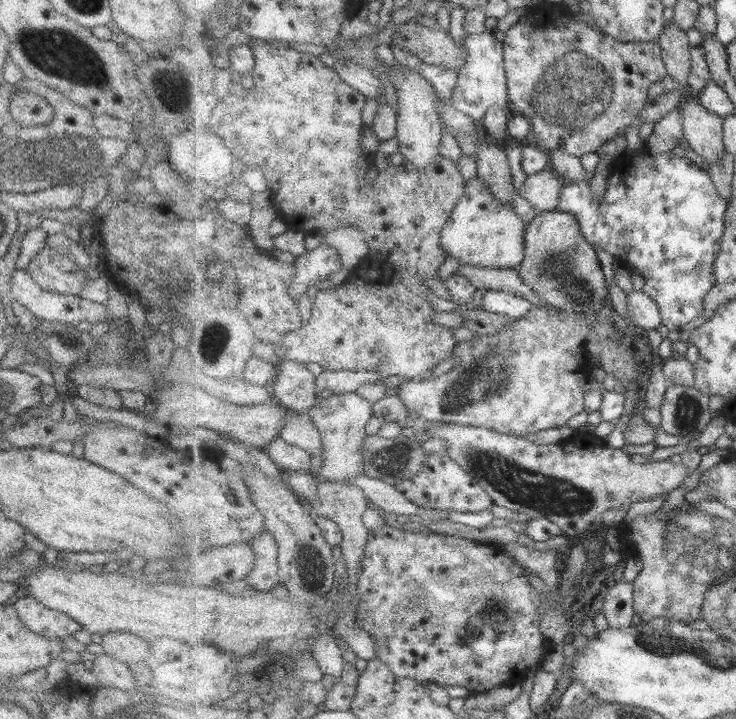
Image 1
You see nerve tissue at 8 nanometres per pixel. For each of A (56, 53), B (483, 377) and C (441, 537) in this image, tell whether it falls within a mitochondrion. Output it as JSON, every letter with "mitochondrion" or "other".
{"A":"mitochondrion","B":"mitochondrion","C":"other"}

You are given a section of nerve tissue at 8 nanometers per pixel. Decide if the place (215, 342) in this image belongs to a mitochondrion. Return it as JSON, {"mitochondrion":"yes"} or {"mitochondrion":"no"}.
{"mitochondrion":"yes"}

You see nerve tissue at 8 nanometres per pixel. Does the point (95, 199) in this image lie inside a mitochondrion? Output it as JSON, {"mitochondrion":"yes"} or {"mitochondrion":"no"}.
{"mitochondrion":"no"}

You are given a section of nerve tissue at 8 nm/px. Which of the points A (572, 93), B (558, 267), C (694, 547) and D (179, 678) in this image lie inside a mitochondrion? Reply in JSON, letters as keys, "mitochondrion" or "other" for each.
{"A":"mitochondrion","B":"mitochondrion","C":"mitochondrion","D":"other"}

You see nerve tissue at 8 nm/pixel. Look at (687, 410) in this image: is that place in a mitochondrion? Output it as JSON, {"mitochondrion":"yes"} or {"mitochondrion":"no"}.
{"mitochondrion":"yes"}

